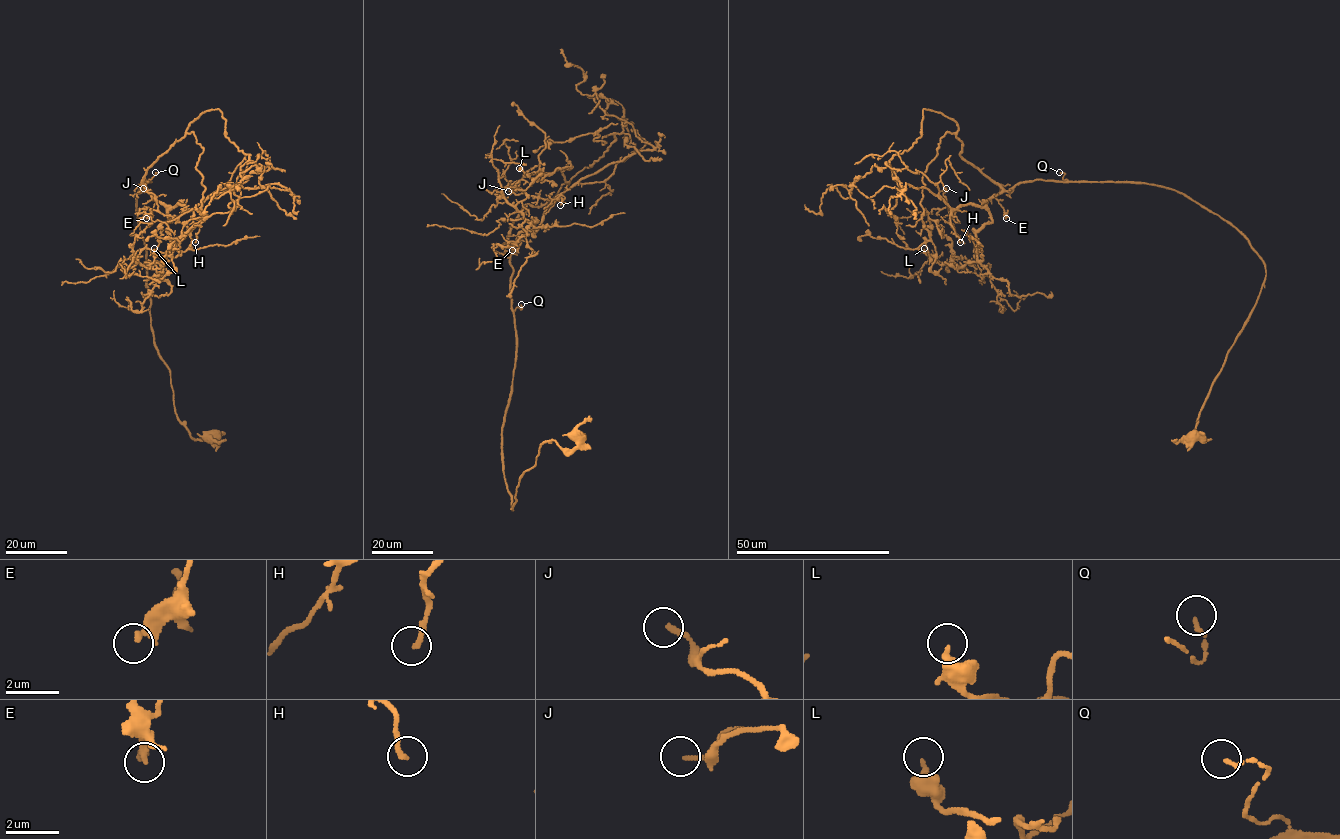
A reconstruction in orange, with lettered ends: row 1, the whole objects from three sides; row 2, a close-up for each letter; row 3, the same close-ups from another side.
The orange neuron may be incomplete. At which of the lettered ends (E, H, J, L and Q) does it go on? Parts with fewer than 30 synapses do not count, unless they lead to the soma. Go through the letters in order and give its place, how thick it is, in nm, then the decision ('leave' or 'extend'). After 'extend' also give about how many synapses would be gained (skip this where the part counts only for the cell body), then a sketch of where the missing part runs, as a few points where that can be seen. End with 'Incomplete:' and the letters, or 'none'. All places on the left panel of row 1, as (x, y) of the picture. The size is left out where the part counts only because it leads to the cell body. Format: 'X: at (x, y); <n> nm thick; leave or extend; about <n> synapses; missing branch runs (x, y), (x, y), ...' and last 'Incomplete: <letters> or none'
E: at (146, 218); 280 nm thick; leave
H: at (195, 242); 190 nm thick; leave
J: at (143, 188); 170 nm thick; leave
L: at (154, 248); 320 nm thick; leave
Q: at (155, 172); 130 nm thick; leave
Incomplete: none

